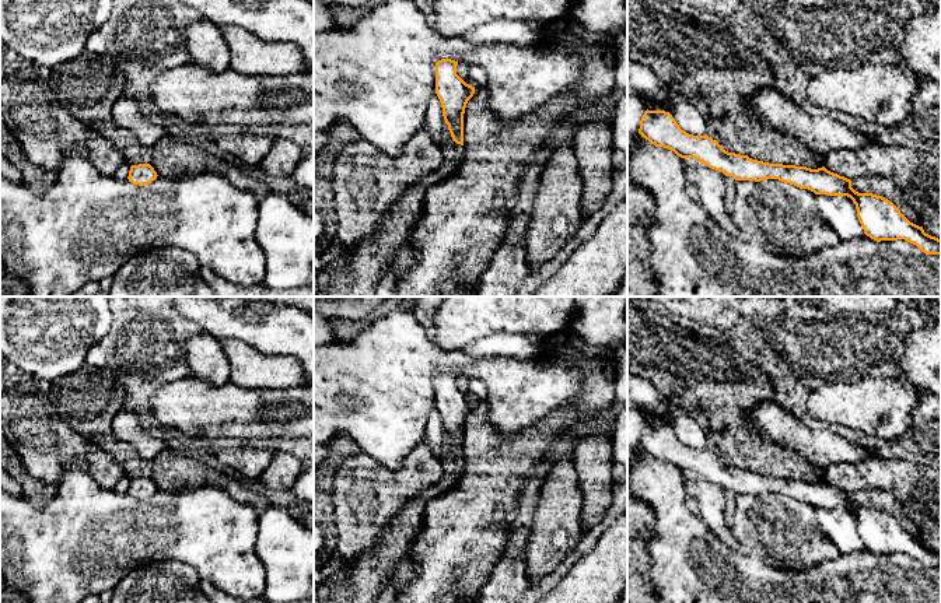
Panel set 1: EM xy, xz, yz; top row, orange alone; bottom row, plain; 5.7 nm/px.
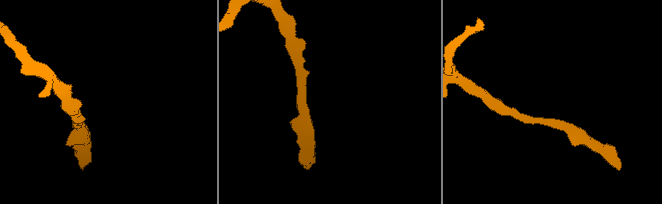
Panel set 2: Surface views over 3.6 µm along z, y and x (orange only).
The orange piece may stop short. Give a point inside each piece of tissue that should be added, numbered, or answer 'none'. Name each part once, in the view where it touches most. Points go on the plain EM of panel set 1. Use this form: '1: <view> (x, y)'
none

